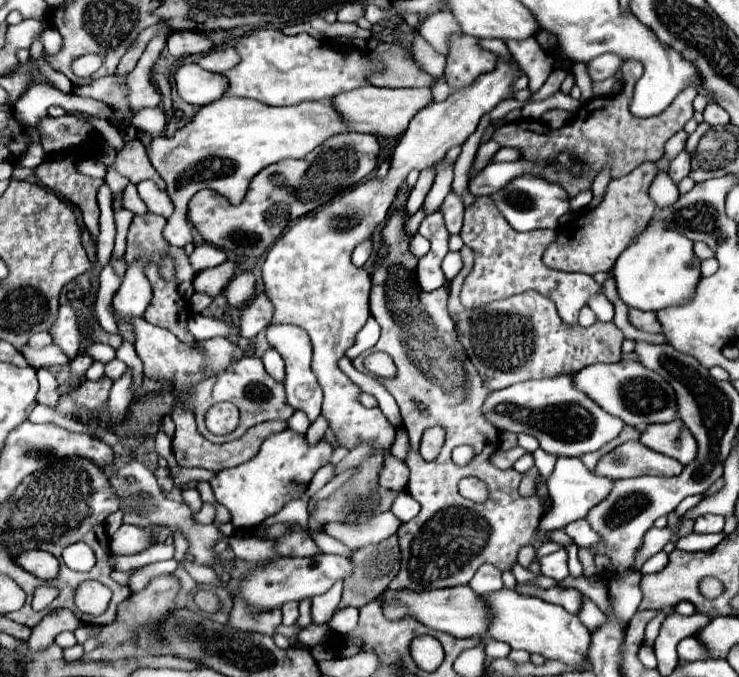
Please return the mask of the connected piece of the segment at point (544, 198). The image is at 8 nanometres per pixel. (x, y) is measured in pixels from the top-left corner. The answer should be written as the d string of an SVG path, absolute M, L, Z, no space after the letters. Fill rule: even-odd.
M520 176L512 180L506 188L494 192L492 200L496 202L498 210L504 214L508 224L518 232L528 232L528 230L538 230L538 228L558 228L560 216L572 210L570 196L566 194L566 190L562 190L562 186L542 180L542 178L530 178L530 176ZM524 198L530 202L530 208L522 208Z

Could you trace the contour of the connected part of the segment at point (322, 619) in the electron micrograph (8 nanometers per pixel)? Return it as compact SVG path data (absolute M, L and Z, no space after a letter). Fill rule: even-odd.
M336 582L328 592L312 598L312 622L314 624L326 624L334 612L338 610L342 594L342 582Z

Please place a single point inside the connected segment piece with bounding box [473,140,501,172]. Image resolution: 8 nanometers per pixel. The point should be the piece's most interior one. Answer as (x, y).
(486, 151)

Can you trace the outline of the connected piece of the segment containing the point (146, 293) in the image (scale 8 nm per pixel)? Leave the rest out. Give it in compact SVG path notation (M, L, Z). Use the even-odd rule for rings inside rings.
M138 258L128 266L126 276L112 300L114 308L122 316L142 316L152 300L151 287L144 274L144 264L144 258Z

